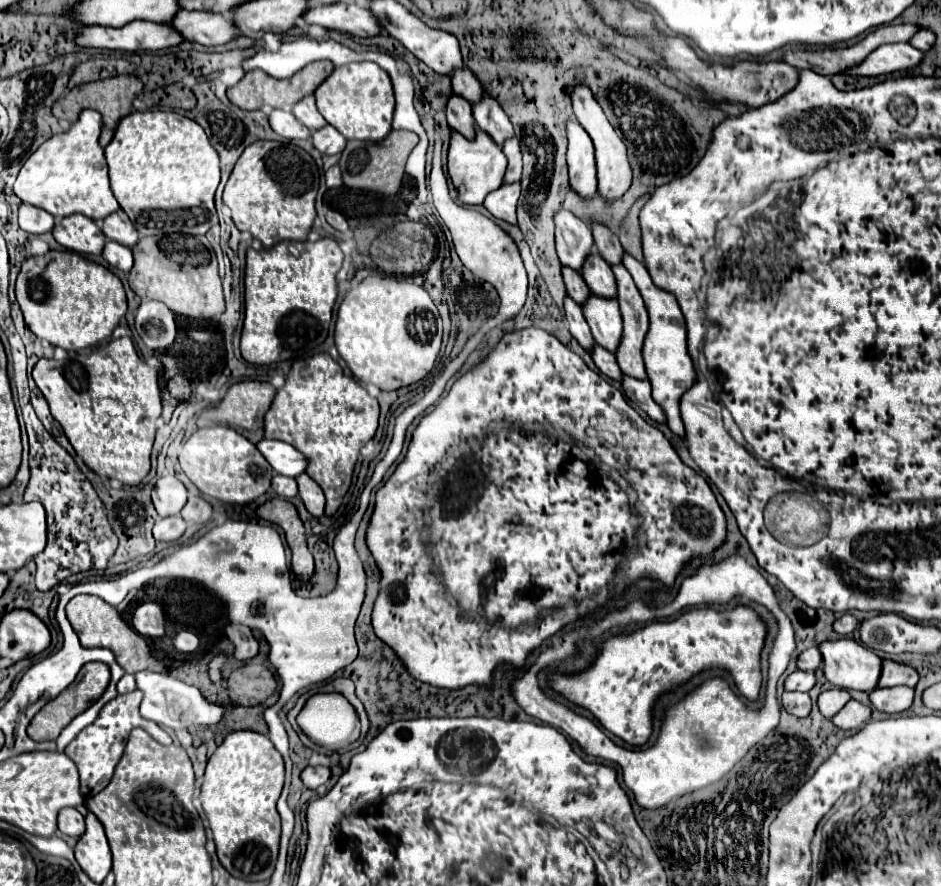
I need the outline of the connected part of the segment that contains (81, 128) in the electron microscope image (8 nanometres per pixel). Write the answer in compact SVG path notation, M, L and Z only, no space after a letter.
M86 109L68 131L46 139L20 169L14 193L24 203L40 207L56 219L82 213L96 221L114 213L120 205L110 191L104 149L98 145L100 125L100 113Z

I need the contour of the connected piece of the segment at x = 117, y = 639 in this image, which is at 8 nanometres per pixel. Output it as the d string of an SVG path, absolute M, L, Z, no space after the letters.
M76 595L66 605L66 615L68 615L70 625L76 631L78 639L84 647L106 647L106 649L110 649L114 653L118 665L126 673L134 675L134 673L140 673L140 671L146 671L146 669L157 672L166 669L162 661L150 655L146 641L132 627L128 627L122 621L122 617L118 615L118 611L112 605L108 605L104 599L92 597L92 595Z

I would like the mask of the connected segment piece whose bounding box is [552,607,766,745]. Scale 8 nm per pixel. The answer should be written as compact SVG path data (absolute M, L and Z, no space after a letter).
M710 607L702 609L690 609L690 613L684 613L676 621L653 621L651 624L635 628L620 637L612 637L606 643L600 645L598 659L592 667L582 671L580 675L572 677L552 677L552 687L560 691L566 699L570 699L576 705L582 705L594 713L594 717L614 735L622 737L630 745L644 745L652 733L652 721L650 721L650 709L654 701L660 697L660 693L668 691L670 687L688 681L692 675L696 675L702 669L708 667L724 667L730 671L732 679L736 681L736 687L742 697L756 701L758 691L762 685L760 675L760 649L764 645L766 637L766 625L760 621L760 617L748 609L748 607L736 607L726 611L716 611Z

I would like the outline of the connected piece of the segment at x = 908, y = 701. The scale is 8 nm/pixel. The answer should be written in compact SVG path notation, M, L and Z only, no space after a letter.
M892 687L892 689L876 689L870 693L870 701L878 711L884 713L900 713L912 705L914 689L910 687Z

